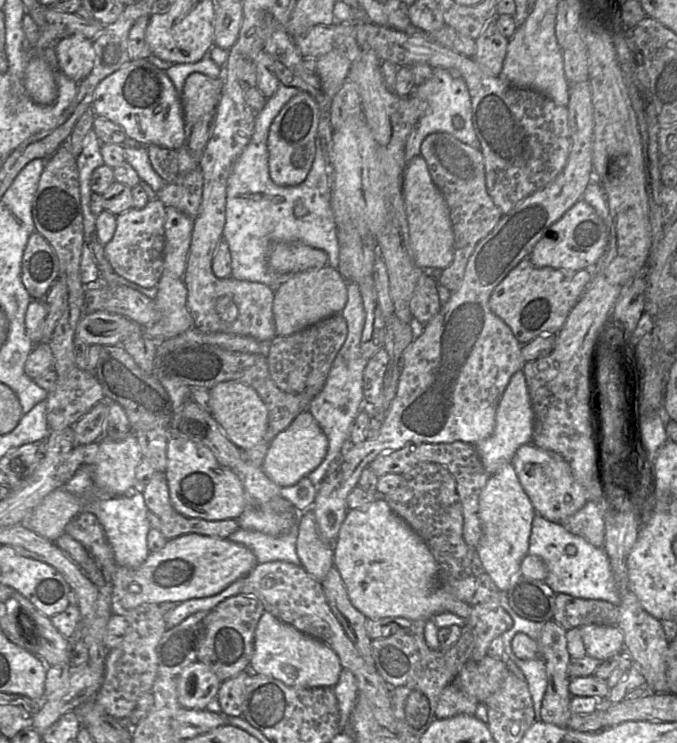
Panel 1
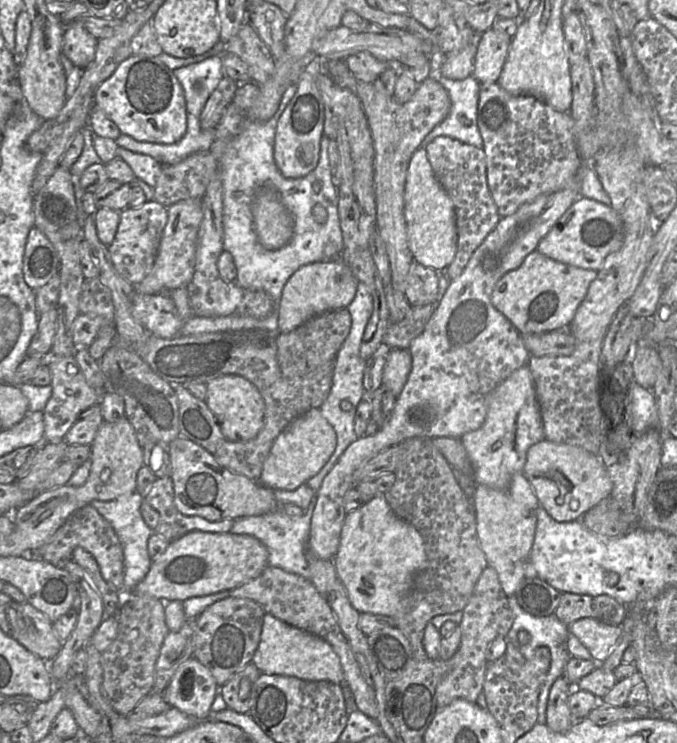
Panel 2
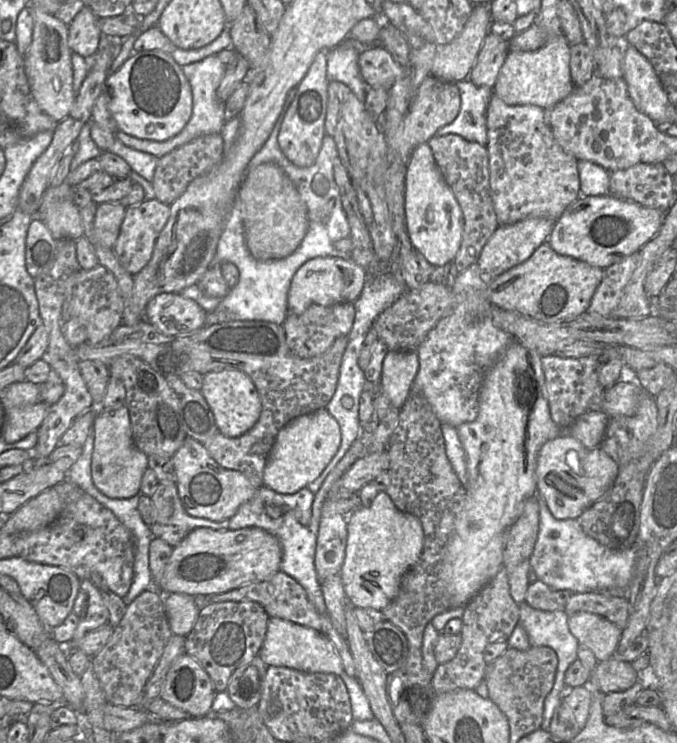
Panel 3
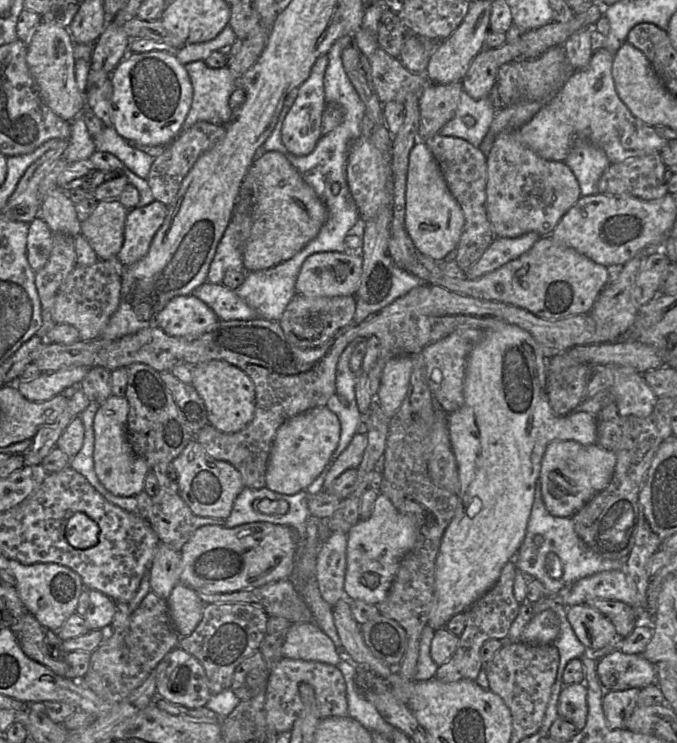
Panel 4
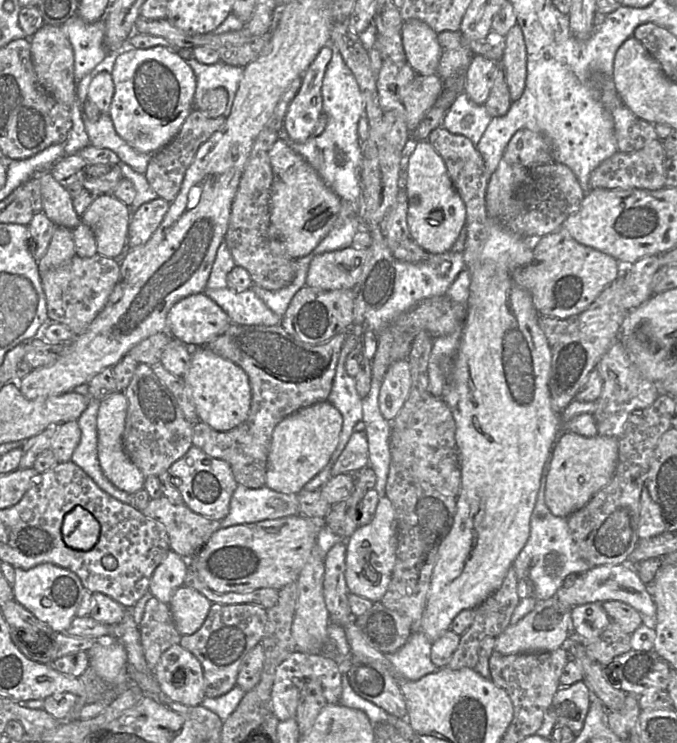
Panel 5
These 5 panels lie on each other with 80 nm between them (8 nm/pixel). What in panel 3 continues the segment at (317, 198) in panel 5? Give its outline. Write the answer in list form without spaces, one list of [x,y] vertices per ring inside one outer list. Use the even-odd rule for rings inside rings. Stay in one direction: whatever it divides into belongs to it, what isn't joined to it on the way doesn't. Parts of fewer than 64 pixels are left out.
[[[263,163],[249,169],[236,197],[241,211],[245,242],[251,255],[260,261],[275,261],[292,254],[308,229],[308,212],[295,185],[274,163]]]

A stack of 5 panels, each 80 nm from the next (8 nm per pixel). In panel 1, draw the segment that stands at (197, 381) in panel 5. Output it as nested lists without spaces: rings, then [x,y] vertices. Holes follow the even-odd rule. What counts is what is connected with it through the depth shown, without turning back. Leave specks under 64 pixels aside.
[[[229,380],[216,384],[209,393],[212,415],[234,445],[247,450],[262,441],[268,426],[268,410],[253,387]]]

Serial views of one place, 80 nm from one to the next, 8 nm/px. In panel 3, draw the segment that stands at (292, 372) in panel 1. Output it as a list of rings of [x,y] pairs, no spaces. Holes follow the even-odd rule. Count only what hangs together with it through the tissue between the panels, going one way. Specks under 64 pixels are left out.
[[[339,303],[329,306],[313,304],[302,314],[288,313],[282,323],[286,344],[290,352],[303,359],[312,358],[325,352],[341,336],[347,336],[352,328],[355,315],[353,303]]]

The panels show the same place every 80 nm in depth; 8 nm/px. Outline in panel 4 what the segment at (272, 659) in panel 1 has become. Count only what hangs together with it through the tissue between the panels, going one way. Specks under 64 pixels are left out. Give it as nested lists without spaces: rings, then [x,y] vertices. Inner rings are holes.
[[[313,621],[292,624],[282,646],[283,658],[317,661],[337,666],[340,652],[333,641]]]

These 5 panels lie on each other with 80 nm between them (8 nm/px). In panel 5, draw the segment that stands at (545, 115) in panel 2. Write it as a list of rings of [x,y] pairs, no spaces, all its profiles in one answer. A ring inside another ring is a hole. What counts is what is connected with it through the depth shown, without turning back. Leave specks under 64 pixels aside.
[[[501,159],[489,176],[486,189],[486,209],[494,220],[517,235],[542,237],[561,227],[563,221],[581,204],[585,192],[574,172],[553,161],[526,167]]]

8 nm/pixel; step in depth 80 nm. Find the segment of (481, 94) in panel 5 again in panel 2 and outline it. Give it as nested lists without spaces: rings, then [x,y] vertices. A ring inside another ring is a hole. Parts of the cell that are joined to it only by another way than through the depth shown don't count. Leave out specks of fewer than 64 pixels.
[[[492,27],[478,34],[472,75],[479,83],[497,83],[505,64],[511,38]]]

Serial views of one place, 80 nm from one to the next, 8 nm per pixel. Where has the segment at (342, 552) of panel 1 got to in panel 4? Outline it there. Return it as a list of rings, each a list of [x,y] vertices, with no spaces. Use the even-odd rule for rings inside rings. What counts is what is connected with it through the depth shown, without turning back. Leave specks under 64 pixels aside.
[[[379,493],[371,516],[366,520],[360,519],[347,533],[345,597],[379,605],[386,598],[402,559],[416,539],[415,518],[399,512],[386,495]]]

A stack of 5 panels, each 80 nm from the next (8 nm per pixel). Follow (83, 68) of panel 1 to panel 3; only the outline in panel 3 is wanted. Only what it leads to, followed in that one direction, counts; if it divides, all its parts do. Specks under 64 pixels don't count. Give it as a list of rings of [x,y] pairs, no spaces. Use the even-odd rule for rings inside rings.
[[[86,4],[68,26],[68,45],[73,53],[91,59],[106,39],[98,26],[99,17]]]

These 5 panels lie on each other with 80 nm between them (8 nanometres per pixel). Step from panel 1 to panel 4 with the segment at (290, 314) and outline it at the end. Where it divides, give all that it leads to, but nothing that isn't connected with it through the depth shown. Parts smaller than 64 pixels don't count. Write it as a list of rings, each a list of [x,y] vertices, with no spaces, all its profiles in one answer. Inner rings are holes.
[[[319,252],[301,266],[295,282],[296,294],[311,297],[354,296],[362,274],[362,255]]]

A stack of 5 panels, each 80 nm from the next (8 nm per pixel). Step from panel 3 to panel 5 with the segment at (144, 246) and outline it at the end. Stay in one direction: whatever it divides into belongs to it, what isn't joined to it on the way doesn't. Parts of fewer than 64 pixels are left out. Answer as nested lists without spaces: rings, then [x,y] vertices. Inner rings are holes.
[[[157,197],[143,203],[132,215],[128,225],[127,247],[145,244],[158,228],[169,208],[169,202]]]

